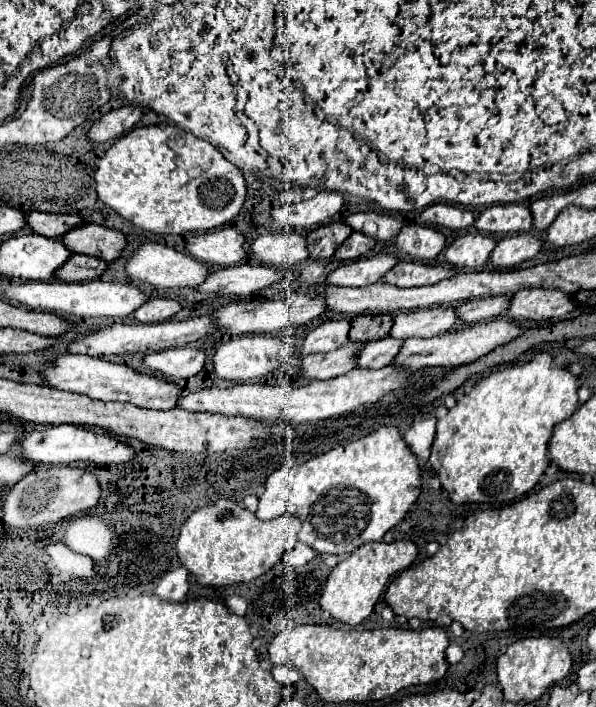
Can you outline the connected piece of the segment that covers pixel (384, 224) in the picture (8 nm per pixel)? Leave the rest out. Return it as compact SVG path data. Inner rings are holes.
M356 212L344 218L344 222L348 226L352 226L358 232L364 232L366 236L372 236L374 240L390 240L394 238L400 228L402 222L390 214L378 214L378 212Z

